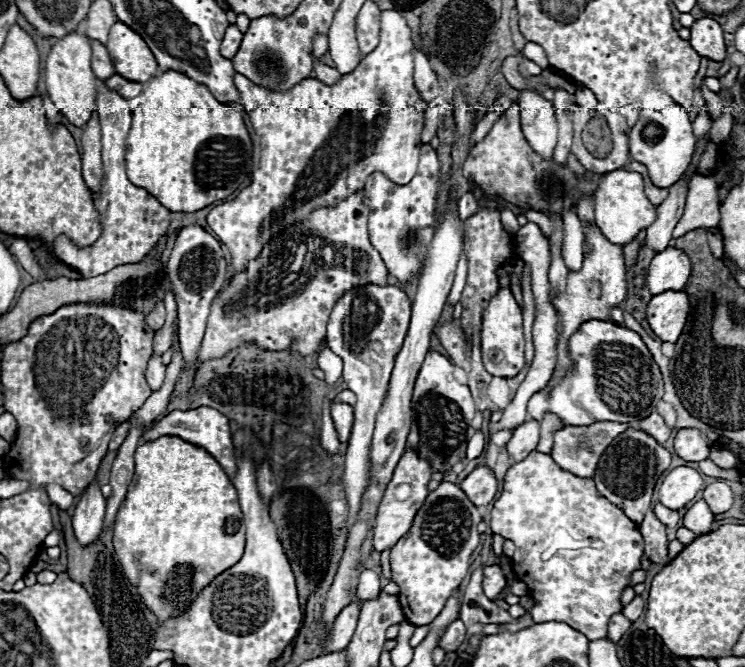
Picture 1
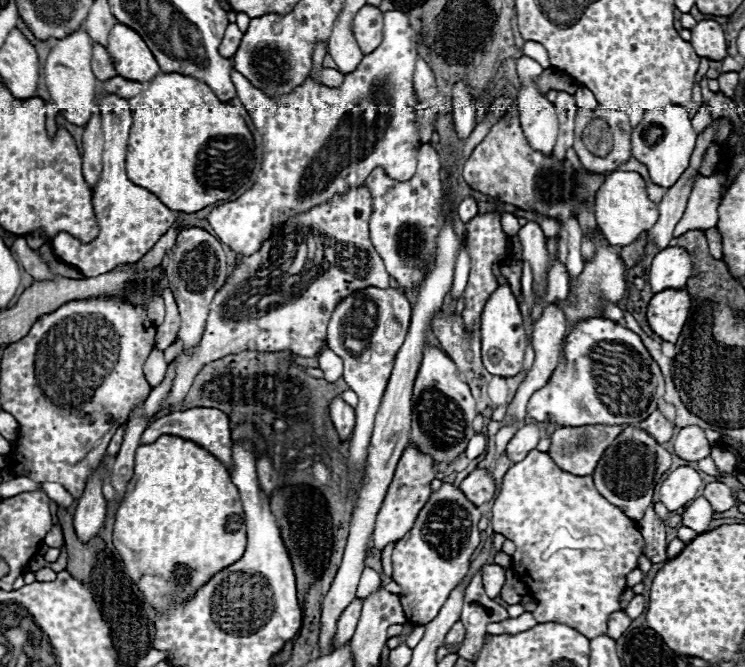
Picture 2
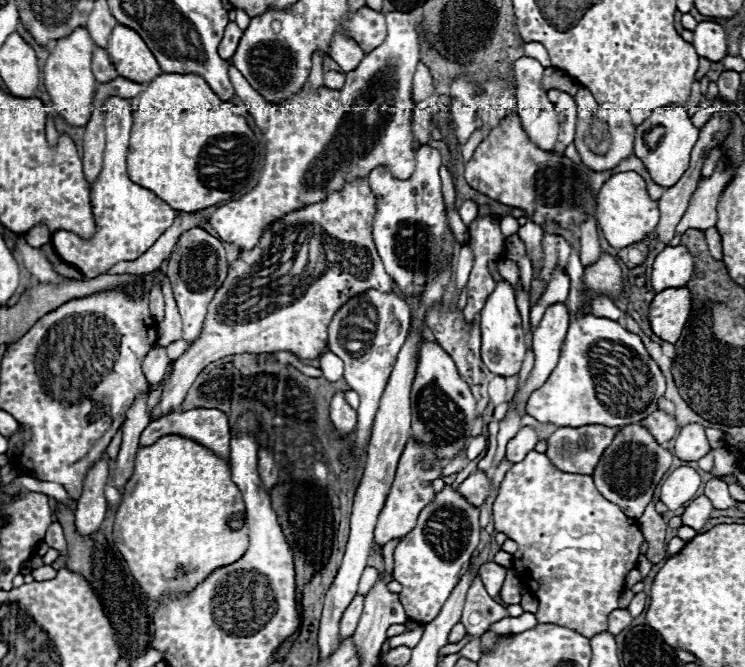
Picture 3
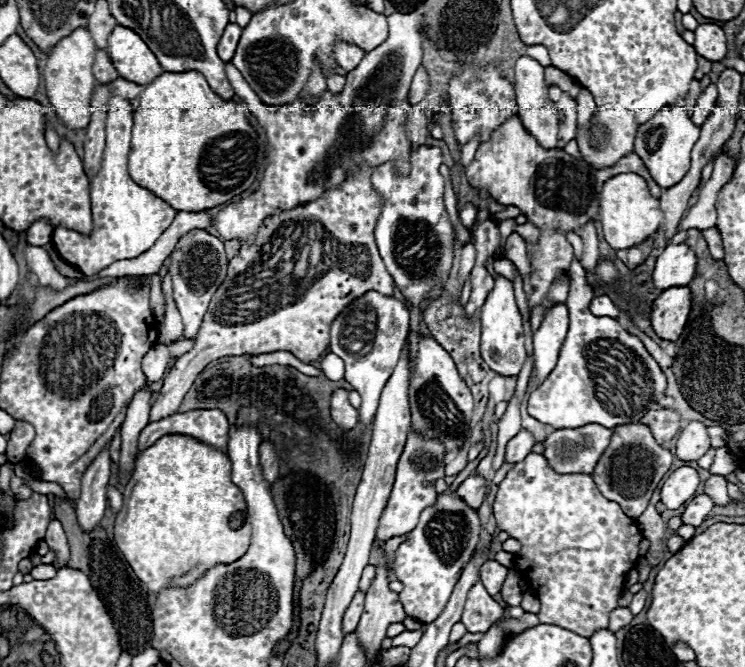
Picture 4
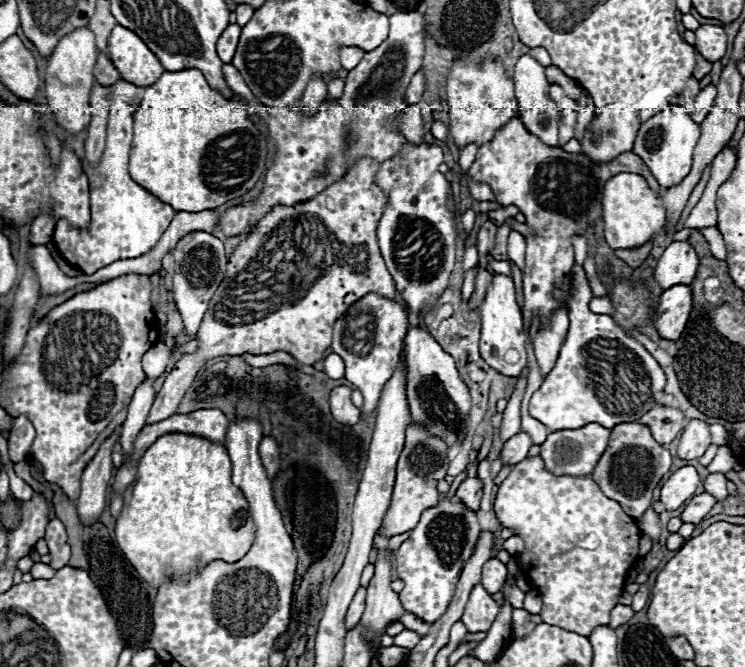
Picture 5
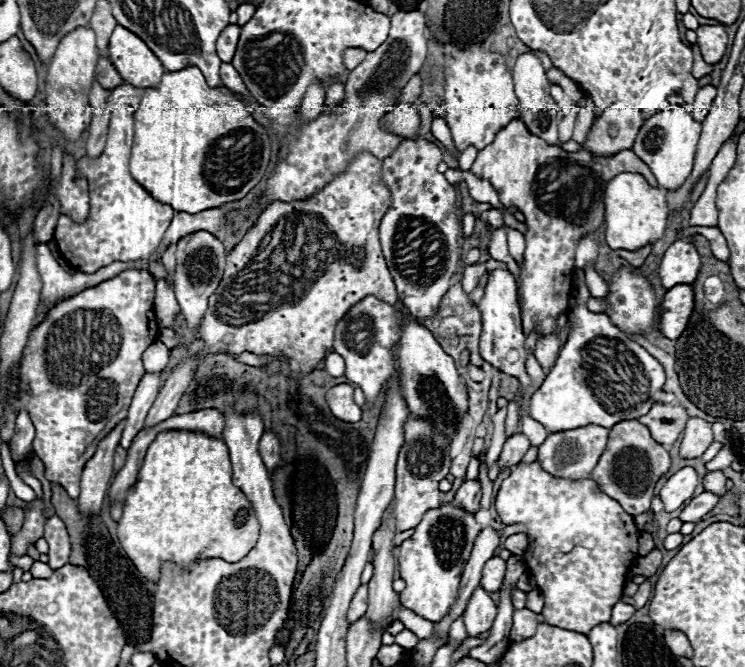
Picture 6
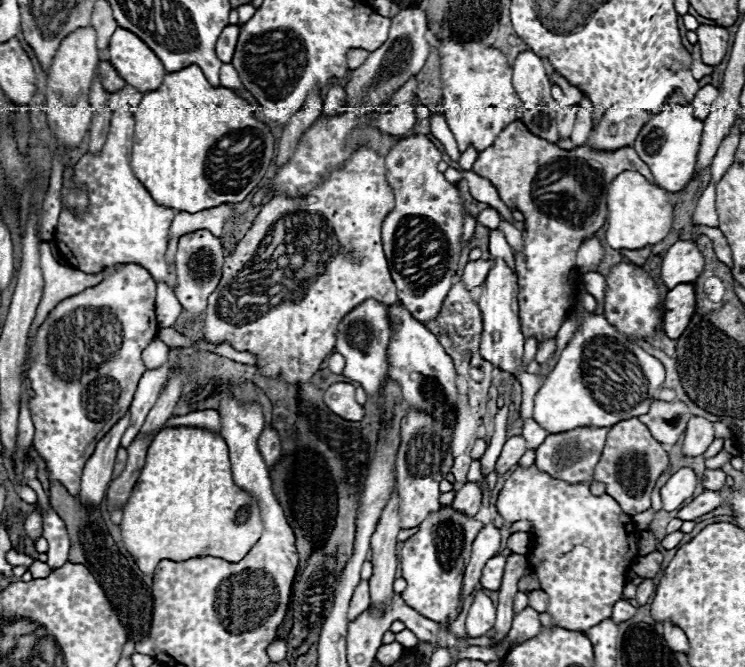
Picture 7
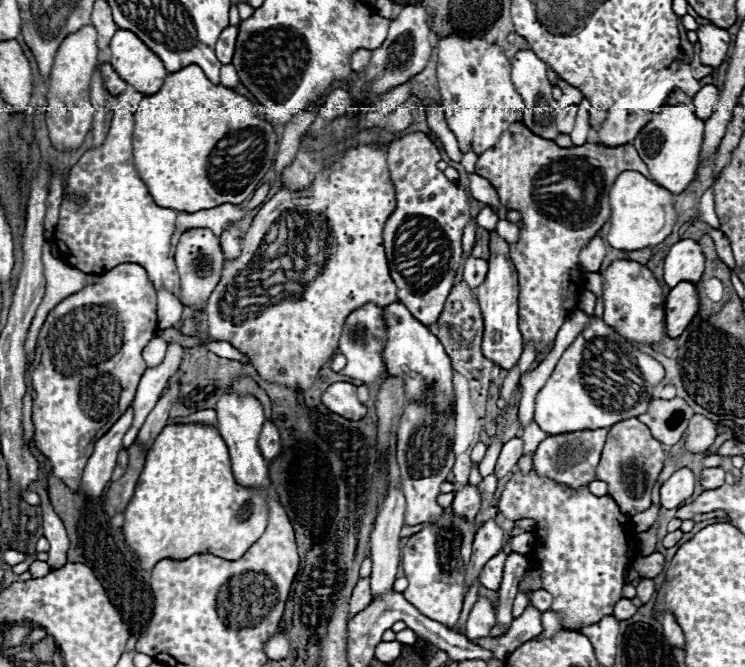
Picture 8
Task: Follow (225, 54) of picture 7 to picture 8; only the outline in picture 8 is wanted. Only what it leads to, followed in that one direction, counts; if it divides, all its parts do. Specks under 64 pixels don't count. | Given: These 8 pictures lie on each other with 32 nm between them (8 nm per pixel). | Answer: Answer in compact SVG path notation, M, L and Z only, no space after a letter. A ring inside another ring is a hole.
M228 26L224 28L224 32L220 34L218 42L216 42L216 56L222 64L230 64L232 62L232 54L234 54L234 42L238 36L238 28L236 26Z

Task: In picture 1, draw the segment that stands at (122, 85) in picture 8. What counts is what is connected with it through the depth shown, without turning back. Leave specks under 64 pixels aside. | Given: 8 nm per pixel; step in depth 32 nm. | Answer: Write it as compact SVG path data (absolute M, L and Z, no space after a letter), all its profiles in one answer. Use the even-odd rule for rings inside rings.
M92 40L92 72L100 78L106 80L108 76L114 76L116 70L112 66L112 60L106 52L106 46L100 44L98 40Z

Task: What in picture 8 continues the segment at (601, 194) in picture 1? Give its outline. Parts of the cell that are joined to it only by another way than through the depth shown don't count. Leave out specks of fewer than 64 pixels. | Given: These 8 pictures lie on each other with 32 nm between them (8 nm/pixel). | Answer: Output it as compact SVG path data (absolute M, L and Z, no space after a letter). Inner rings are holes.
M622 172L610 188L610 232L608 244L620 250L644 250L664 242L676 224L674 194L662 188L660 184L648 180L640 172Z

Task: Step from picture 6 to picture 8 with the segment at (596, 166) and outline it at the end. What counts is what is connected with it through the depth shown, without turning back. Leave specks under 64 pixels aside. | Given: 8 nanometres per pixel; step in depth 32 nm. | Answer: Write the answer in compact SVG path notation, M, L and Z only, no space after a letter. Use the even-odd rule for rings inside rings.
M522 122L510 126L510 130L500 138L500 142L478 156L476 174L490 180L496 188L500 202L508 210L516 210L522 214L520 240L510 244L510 258L516 264L520 276L520 332L524 344L532 342L534 350L544 352L556 338L556 332L566 322L570 314L576 312L580 294L584 292L586 278L578 264L578 256L582 248L598 234L598 230L610 218L610 200L608 192L616 180L616 176L624 170L636 170L650 178L646 164L640 160L638 152L632 144L622 146L602 146L594 142L586 142L584 146L560 148L552 140L544 140L532 134Z

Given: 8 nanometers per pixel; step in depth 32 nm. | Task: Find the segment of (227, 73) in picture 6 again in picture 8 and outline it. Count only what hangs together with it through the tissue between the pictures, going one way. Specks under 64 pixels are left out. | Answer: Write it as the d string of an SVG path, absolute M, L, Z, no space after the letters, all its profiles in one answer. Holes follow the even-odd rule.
M224 64L224 66L220 68L220 84L228 86L228 88L234 88L236 82L238 82L238 74L236 74L236 70L232 68L232 64Z

